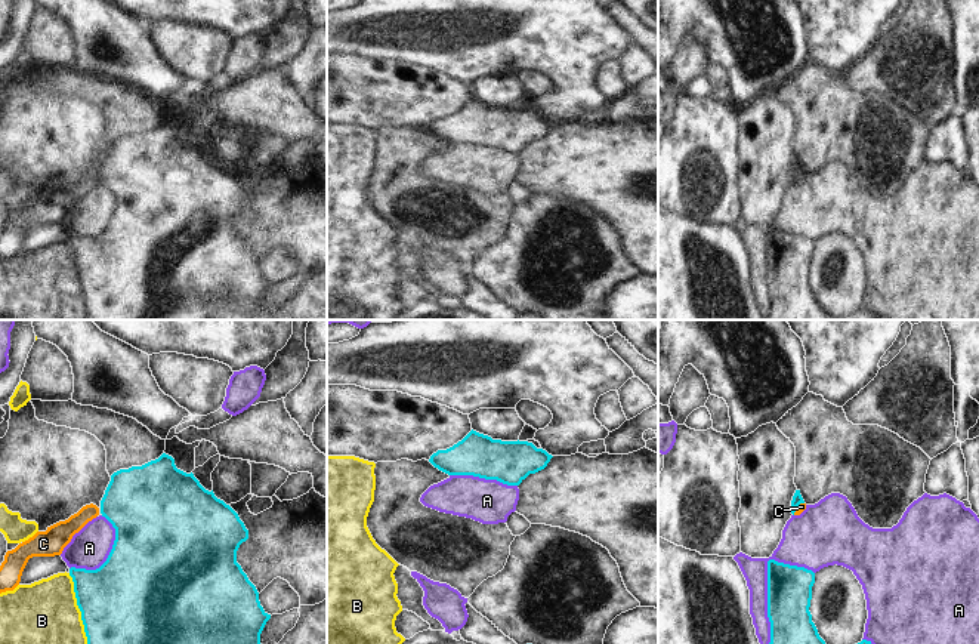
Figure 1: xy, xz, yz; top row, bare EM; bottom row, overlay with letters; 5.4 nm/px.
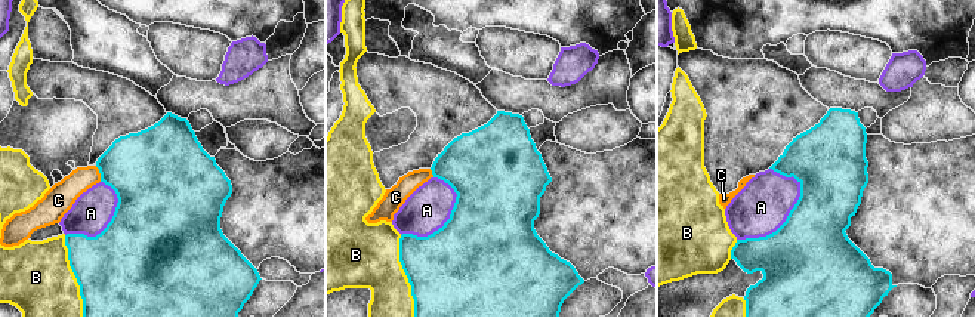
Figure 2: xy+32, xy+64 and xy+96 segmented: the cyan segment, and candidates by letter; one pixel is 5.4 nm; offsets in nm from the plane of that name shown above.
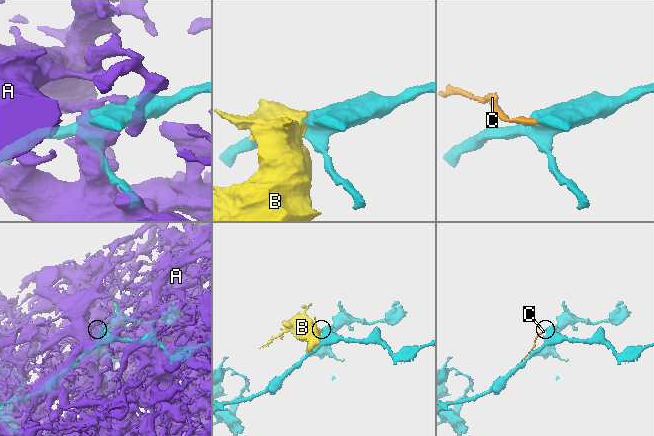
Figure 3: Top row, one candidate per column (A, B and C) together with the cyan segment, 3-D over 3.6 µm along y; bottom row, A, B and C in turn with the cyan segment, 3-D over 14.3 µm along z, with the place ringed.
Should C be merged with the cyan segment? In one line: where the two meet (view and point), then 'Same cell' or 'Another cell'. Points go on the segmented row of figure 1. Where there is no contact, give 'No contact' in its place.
Touches cyan at yz (796, 508). Another cell

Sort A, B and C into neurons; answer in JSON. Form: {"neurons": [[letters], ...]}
{"neurons": [["A"], ["B"], ["C"]]}

